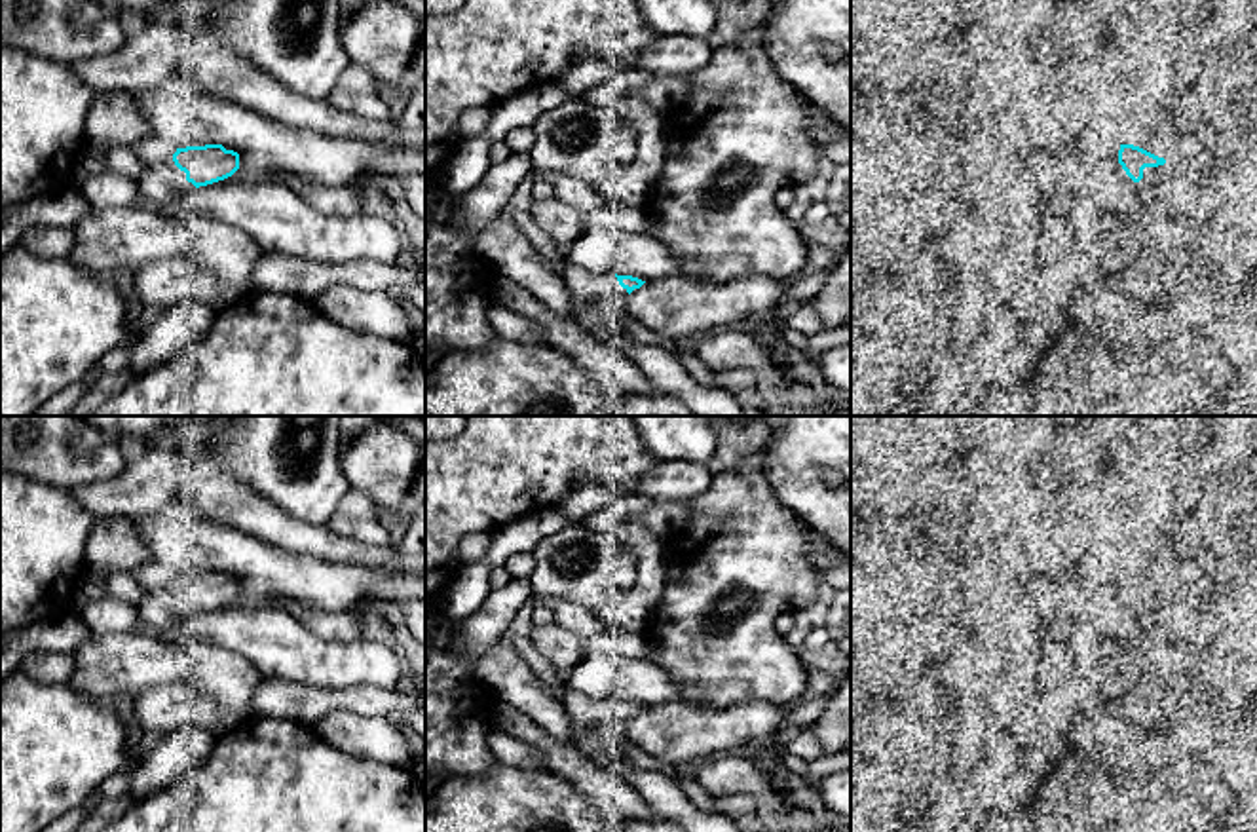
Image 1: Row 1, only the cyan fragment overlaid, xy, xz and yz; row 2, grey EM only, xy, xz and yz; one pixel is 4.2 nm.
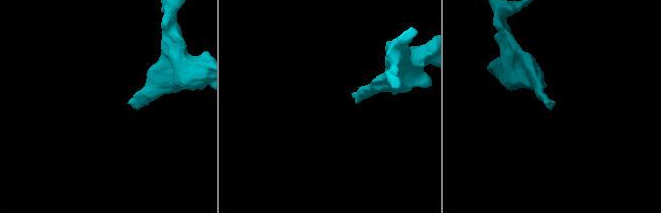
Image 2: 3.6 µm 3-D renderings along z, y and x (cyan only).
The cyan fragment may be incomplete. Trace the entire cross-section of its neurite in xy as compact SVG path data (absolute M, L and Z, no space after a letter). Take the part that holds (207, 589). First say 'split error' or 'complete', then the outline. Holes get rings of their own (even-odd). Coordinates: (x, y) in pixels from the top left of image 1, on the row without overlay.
split error; M222 570L186 572L163 589L148 593L139 610L139 627L161 638L173 638L173 625L232 602L239 595L239 579Z

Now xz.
split error; M570 688L562 695L562 705L568 716L570 743L579 750L579 739L575 729L581 728L592 731L600 741L600 748L615 760L625 760L627 769L615 771L596 756L591 760L604 771L627 779L627 775L636 766L630 762L630 756L625 750L625 726L634 714L640 714L646 707L632 701L602 701Z

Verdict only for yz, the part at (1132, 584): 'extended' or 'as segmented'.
extended

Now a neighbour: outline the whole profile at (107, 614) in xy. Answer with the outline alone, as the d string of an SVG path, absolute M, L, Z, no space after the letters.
M104 595L82 608L78 619L95 634L123 633L139 627L139 610L133 604Z

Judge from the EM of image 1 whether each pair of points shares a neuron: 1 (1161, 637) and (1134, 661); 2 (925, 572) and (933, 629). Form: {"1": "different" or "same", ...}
{"1": "different", "2": "different"}

